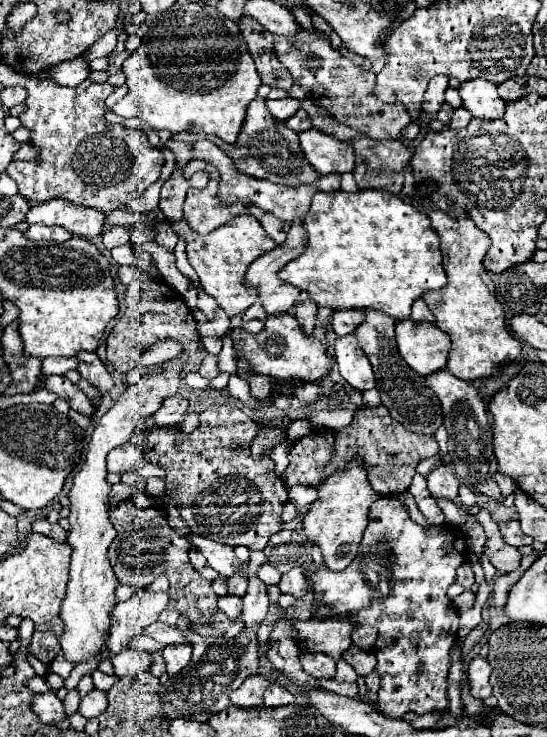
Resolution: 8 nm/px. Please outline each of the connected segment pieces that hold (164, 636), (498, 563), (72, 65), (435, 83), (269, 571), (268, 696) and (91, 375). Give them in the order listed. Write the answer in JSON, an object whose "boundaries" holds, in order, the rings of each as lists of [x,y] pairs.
{"boundaries":[[[[162,621],[152,623],[152,627],[148,627],[144,633],[150,635],[152,639],[164,643],[164,645],[172,645],[172,643],[174,643],[174,645],[178,645],[178,643],[192,645],[192,641],[184,635],[184,631],[180,631],[180,629],[176,629],[176,627],[170,627],[170,625],[162,623]]],[[[482,509],[482,511],[476,515],[476,519],[480,521],[480,525],[484,527],[486,537],[488,537],[484,551],[486,551],[486,555],[490,557],[490,563],[492,563],[492,565],[498,569],[498,573],[502,573],[502,575],[516,571],[518,565],[520,565],[520,561],[522,561],[522,553],[520,553],[516,547],[510,547],[510,545],[504,543],[502,535],[500,535],[500,531],[498,531],[498,525],[492,521],[492,517],[490,517],[490,513],[488,513],[486,509]]],[[[76,57],[68,63],[58,63],[56,67],[50,67],[48,71],[52,81],[60,85],[68,85],[68,87],[78,87],[82,81],[88,79],[90,65],[82,57]]],[[[436,75],[430,79],[428,89],[424,93],[424,111],[426,113],[438,113],[444,103],[444,91],[448,89],[448,77]]],[[[262,565],[260,567],[260,579],[266,583],[266,585],[278,585],[280,583],[280,579],[282,577],[282,573],[276,569],[276,567],[272,567],[272,565]]],[[[270,683],[268,691],[264,693],[264,707],[282,707],[282,705],[292,705],[292,693],[278,683]]],[[[82,351],[82,353],[76,355],[76,357],[78,357],[78,361],[80,361],[80,367],[78,367],[80,375],[82,375],[84,379],[88,379],[94,387],[98,387],[98,391],[100,391],[102,395],[106,395],[106,393],[114,387],[114,381],[112,381],[112,377],[110,377],[106,365],[98,359],[96,353]]]]}

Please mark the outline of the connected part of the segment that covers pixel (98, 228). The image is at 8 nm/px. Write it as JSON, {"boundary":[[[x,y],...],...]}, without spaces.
{"boundary":[[[52,199],[48,203],[34,205],[26,215],[26,221],[30,225],[44,223],[68,227],[68,231],[74,231],[76,237],[96,237],[104,231],[102,225],[106,221],[106,213],[94,207],[80,207],[76,203]]]}

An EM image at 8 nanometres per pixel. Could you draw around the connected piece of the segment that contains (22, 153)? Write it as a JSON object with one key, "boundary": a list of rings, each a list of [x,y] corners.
{"boundary":[[[22,143],[20,149],[15,153],[13,160],[34,160],[39,153],[39,149],[34,146],[30,146],[27,143]]]}

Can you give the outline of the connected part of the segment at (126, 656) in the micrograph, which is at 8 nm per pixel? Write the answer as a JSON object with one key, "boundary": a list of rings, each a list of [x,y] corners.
{"boundary":[[[126,649],[120,655],[114,655],[112,663],[114,663],[114,675],[132,677],[132,675],[140,675],[150,669],[152,655],[140,649]]]}

